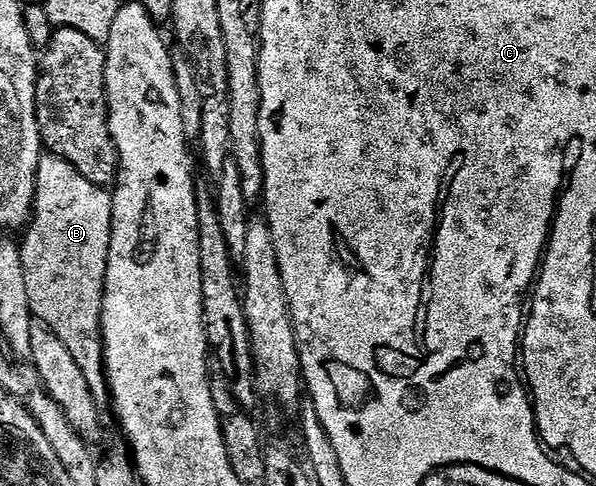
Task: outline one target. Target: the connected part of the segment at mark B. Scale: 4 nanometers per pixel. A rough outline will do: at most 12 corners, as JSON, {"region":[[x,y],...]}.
{"region":[[41,156],[22,241],[33,314],[97,403],[112,198]]}

